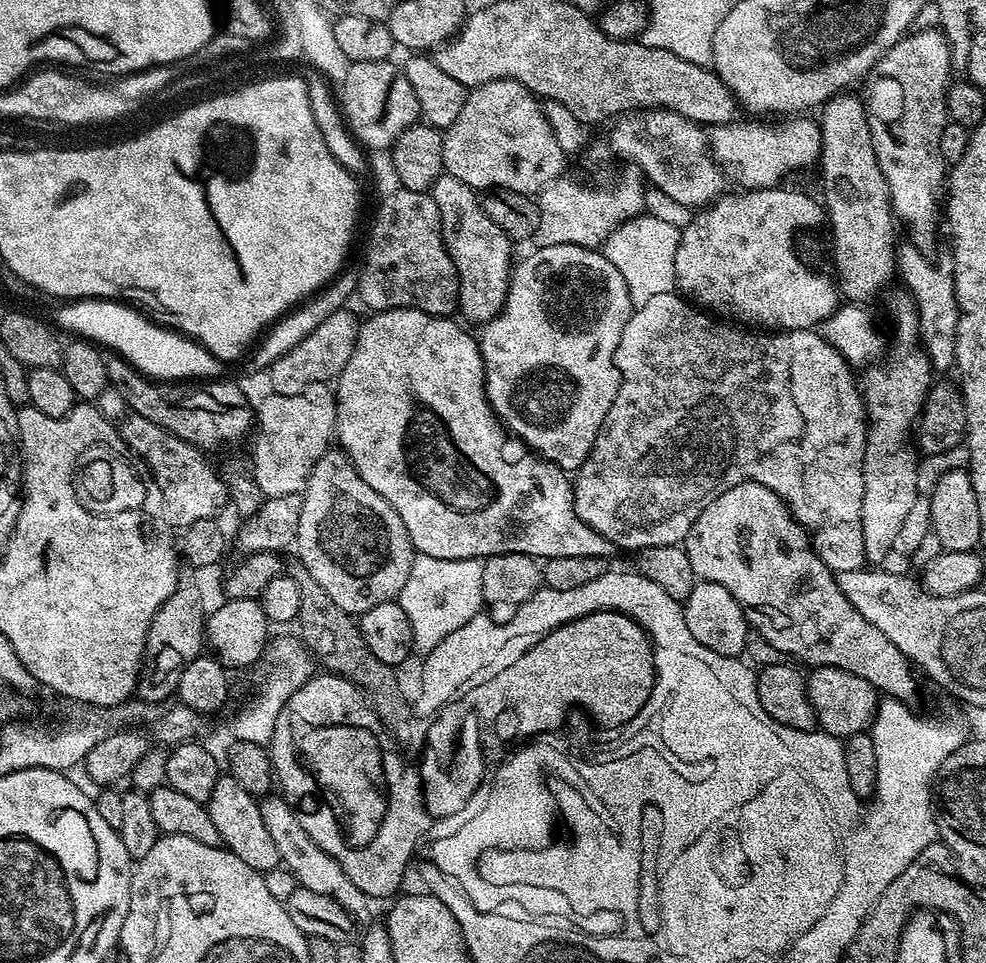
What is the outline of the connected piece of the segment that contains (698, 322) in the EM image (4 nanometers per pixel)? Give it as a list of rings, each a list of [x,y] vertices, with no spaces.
[[[667,292],[666,294],[658,294],[654,298],[650,298],[650,302],[639,305],[639,307],[633,311],[632,317],[626,322],[626,330],[622,330],[622,338],[618,338],[616,369],[620,375],[618,394],[606,414],[604,424],[601,426],[599,434],[596,436],[592,452],[588,455],[588,459],[585,460],[584,465],[575,473],[574,483],[572,485],[572,501],[574,502],[576,516],[590,530],[594,530],[599,536],[606,538],[617,549],[632,548],[631,550],[639,550],[641,548],[649,548],[650,546],[680,544],[686,538],[686,534],[690,530],[692,523],[698,518],[698,514],[702,514],[702,510],[706,510],[706,506],[710,506],[710,502],[714,502],[714,498],[718,498],[718,494],[722,494],[726,490],[730,490],[739,484],[744,484],[747,480],[753,480],[762,486],[766,486],[770,490],[774,490],[774,494],[778,494],[778,498],[784,501],[784,505],[787,506],[789,512],[792,513],[792,517],[794,517],[804,528],[805,532],[808,533],[812,542],[812,549],[816,552],[816,556],[833,574],[845,572],[846,570],[858,570],[859,568],[865,567],[866,561],[864,559],[864,547],[862,546],[862,490],[864,489],[864,447],[868,441],[868,426],[864,415],[864,397],[861,389],[858,387],[857,381],[856,384],[852,381],[853,369],[850,367],[848,361],[842,358],[842,354],[838,349],[830,346],[830,342],[825,340],[819,331],[781,332],[776,330],[771,334],[761,334],[756,330],[745,330],[743,327],[733,326],[728,322],[721,322],[715,315],[701,310],[695,303],[685,299],[683,295],[677,294],[676,292]]]

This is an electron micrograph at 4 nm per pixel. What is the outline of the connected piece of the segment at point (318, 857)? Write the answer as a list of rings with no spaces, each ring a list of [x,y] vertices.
[[[283,798],[270,799],[261,799],[259,805],[262,812],[262,823],[265,824],[270,838],[274,841],[274,846],[280,855],[281,865],[291,872],[299,887],[334,898],[334,902],[341,904],[357,921],[364,919],[367,921],[370,898],[366,894],[362,894],[362,890],[358,890],[358,886],[354,886],[354,882],[350,882],[350,878],[346,878],[346,870],[342,870],[342,866],[338,866],[338,862],[334,862],[334,858],[330,858],[330,854],[326,854],[326,850],[318,847],[314,838],[310,838],[310,834],[306,834],[306,830],[302,830],[302,822],[298,822],[298,818],[287,800]]]

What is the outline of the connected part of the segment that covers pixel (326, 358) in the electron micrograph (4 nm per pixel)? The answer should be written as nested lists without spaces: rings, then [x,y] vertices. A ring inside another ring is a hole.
[[[347,307],[339,308],[330,318],[326,318],[317,326],[311,334],[306,334],[294,350],[282,354],[278,362],[267,369],[268,384],[273,393],[278,396],[289,396],[290,394],[302,394],[315,384],[328,384],[335,381],[342,374],[346,362],[350,362],[350,354],[354,354],[354,346],[358,342],[360,333],[361,317],[348,312]]]

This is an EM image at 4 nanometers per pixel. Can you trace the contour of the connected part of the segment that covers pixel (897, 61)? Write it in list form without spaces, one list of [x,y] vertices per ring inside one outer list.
[[[935,27],[924,28],[921,32],[917,30],[909,31],[895,44],[890,50],[886,50],[886,54],[882,54],[880,61],[872,68],[866,77],[866,85],[868,84],[868,96],[866,95],[866,107],[868,110],[868,121],[870,122],[870,138],[874,142],[874,154],[878,158],[878,166],[882,170],[882,178],[888,187],[888,198],[892,201],[892,210],[897,221],[904,223],[904,228],[908,231],[907,239],[911,242],[919,252],[925,254],[931,253],[931,248],[936,244],[936,219],[942,216],[942,193],[946,188],[946,161],[940,152],[940,135],[943,134],[944,128],[950,122],[950,113],[948,110],[948,89],[950,87],[950,79],[948,75],[953,75],[952,55],[948,49],[948,43],[944,37],[944,33]]]

